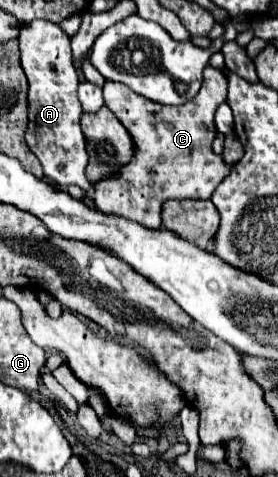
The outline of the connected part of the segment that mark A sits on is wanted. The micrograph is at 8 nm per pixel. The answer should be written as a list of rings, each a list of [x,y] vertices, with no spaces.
[[[35,19],[21,29],[19,35],[21,67],[29,81],[29,125],[27,125],[27,145],[37,155],[43,165],[45,177],[53,179],[59,187],[79,185],[89,191],[91,183],[85,177],[85,167],[89,161],[85,149],[85,135],[79,127],[79,117],[83,113],[77,99],[77,71],[71,61],[69,37],[55,23]]]

